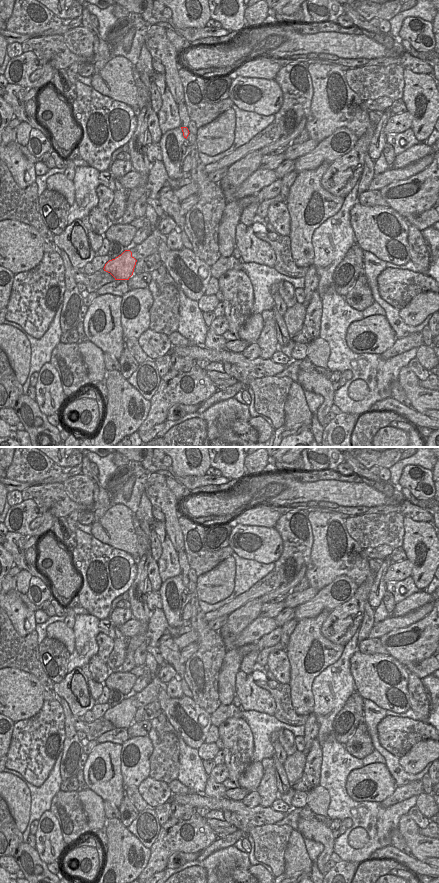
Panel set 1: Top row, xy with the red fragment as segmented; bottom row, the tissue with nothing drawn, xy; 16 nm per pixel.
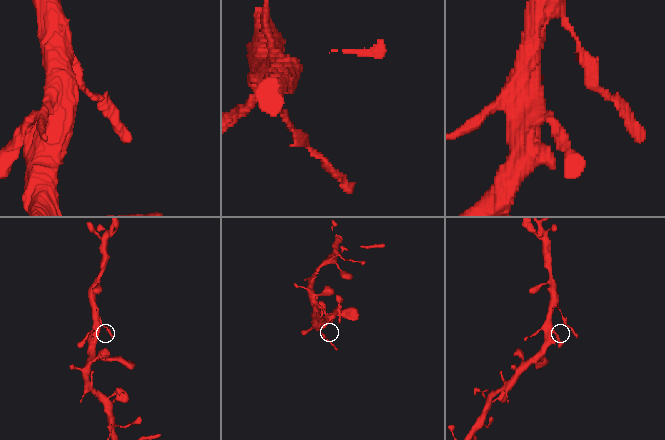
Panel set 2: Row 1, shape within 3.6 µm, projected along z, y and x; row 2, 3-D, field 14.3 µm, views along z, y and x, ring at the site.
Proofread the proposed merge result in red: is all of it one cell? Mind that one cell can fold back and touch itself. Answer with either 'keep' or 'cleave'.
cleave

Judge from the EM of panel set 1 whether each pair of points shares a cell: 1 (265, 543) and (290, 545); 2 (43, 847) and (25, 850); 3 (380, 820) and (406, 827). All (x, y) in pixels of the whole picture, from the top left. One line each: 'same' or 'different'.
1: different
2: different
3: different

